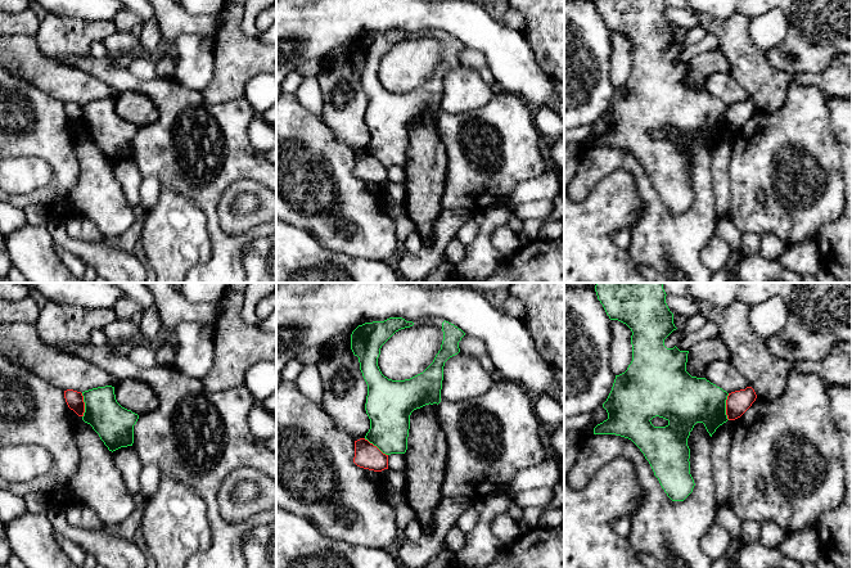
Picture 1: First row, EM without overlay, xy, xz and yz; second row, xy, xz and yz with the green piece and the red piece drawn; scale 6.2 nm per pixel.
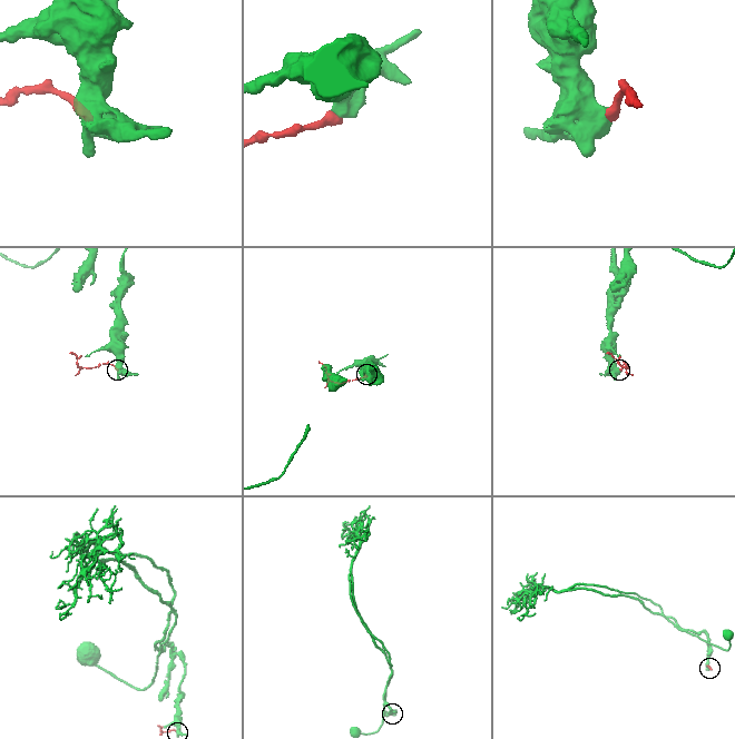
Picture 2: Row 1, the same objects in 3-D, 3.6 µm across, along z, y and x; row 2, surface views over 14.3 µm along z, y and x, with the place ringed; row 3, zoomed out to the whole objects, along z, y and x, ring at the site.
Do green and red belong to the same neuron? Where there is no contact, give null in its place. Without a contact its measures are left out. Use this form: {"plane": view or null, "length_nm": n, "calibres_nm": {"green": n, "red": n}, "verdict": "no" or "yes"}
{"plane": "yz", "length_nm": 170, "calibres_nm": {"green": 320, "red": 150}, "verdict": "no"}

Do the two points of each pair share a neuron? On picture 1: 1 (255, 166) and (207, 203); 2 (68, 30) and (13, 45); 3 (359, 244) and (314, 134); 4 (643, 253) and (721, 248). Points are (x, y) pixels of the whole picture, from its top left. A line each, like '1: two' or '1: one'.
1: one
2: two
3: one
4: two

